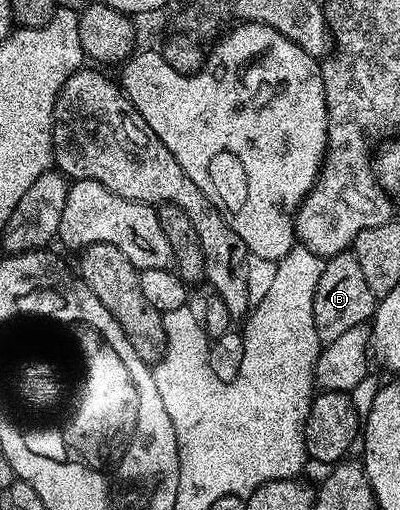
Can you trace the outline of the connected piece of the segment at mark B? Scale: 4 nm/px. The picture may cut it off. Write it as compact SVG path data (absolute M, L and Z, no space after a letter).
M354 253L334 254L326 259L321 280L317 283L317 292L313 300L313 324L317 328L320 343L326 344L345 336L351 328L370 323L375 317L377 297L370 290L361 264Z

